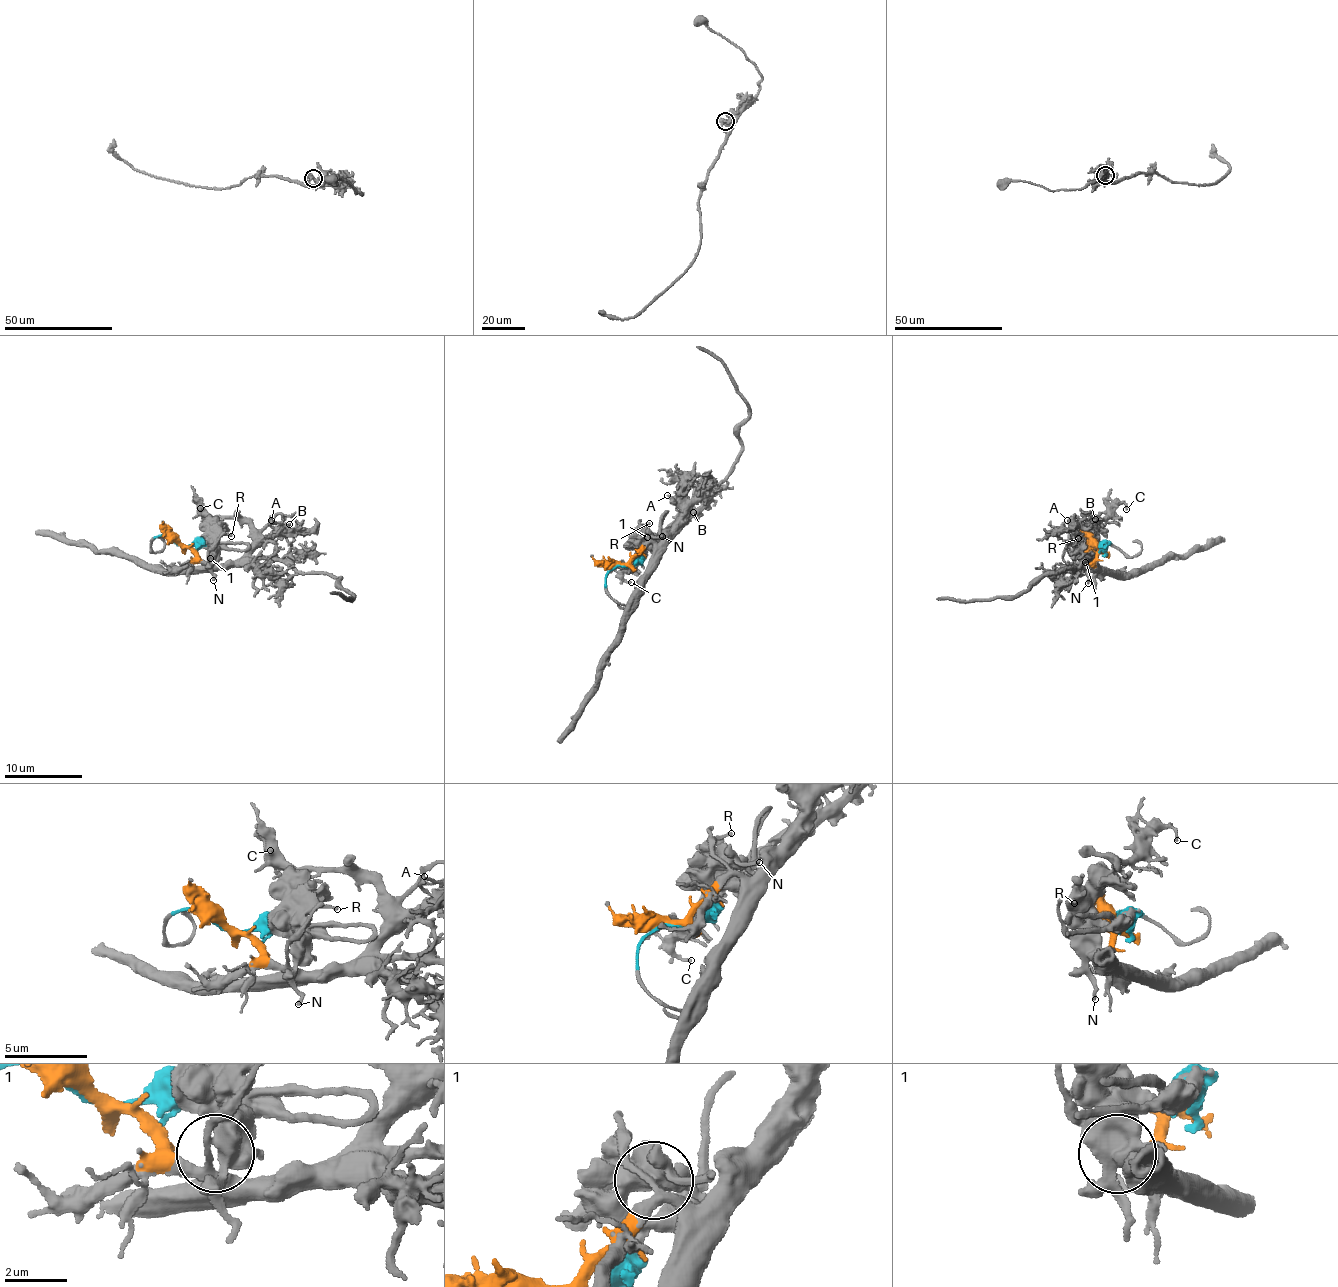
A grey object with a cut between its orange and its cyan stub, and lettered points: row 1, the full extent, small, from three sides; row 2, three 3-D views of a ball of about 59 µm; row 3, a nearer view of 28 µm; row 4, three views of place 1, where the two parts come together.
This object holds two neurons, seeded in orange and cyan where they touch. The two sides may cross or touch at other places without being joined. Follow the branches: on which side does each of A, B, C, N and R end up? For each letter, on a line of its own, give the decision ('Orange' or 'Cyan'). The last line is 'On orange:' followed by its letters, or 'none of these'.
A: Orange
B: Orange
C: Orange
N: Cyan
R: Cyan
On orange: A, B, C

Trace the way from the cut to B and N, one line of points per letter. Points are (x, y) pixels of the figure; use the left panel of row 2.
B: (177, 543), (207, 563), (236, 564), (289, 523)
N: (177, 543), (207, 544), (213, 580)

